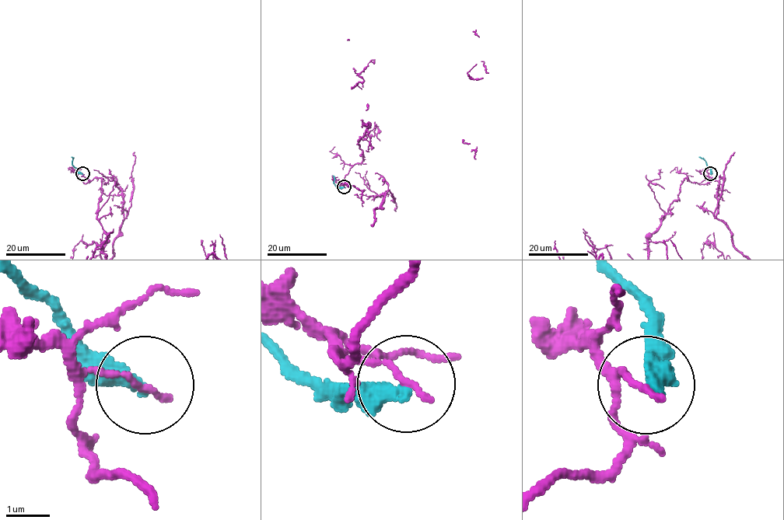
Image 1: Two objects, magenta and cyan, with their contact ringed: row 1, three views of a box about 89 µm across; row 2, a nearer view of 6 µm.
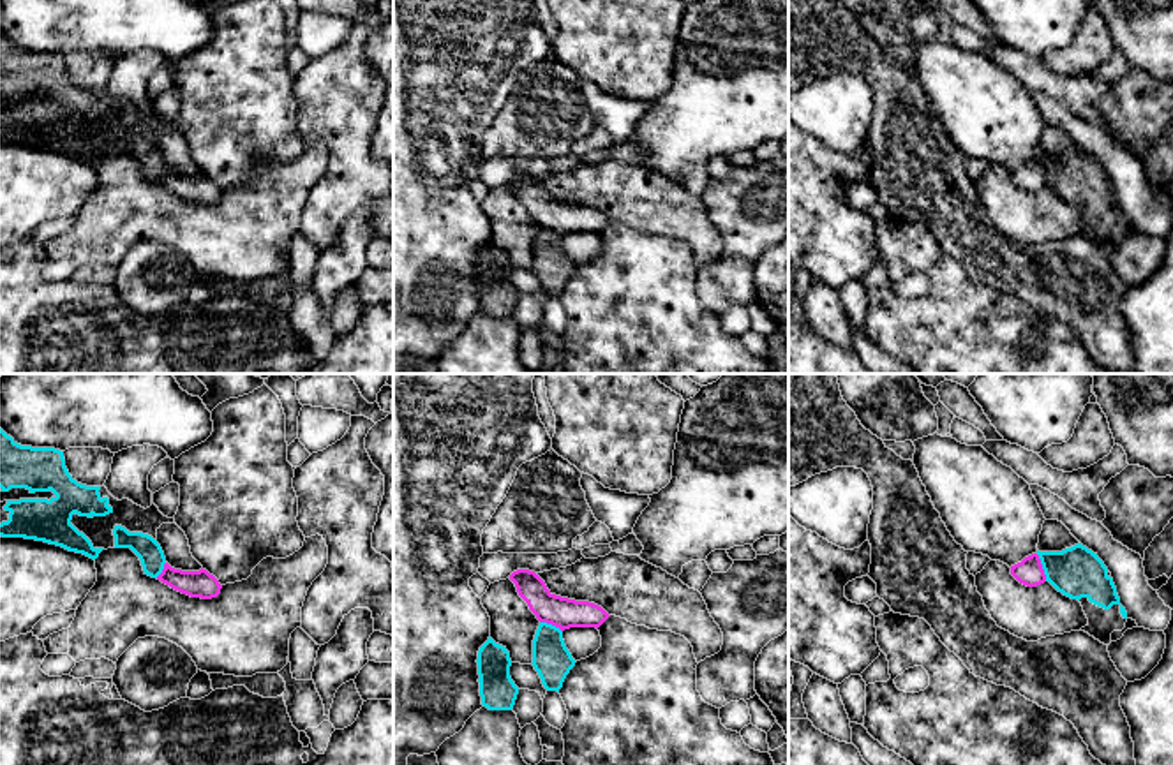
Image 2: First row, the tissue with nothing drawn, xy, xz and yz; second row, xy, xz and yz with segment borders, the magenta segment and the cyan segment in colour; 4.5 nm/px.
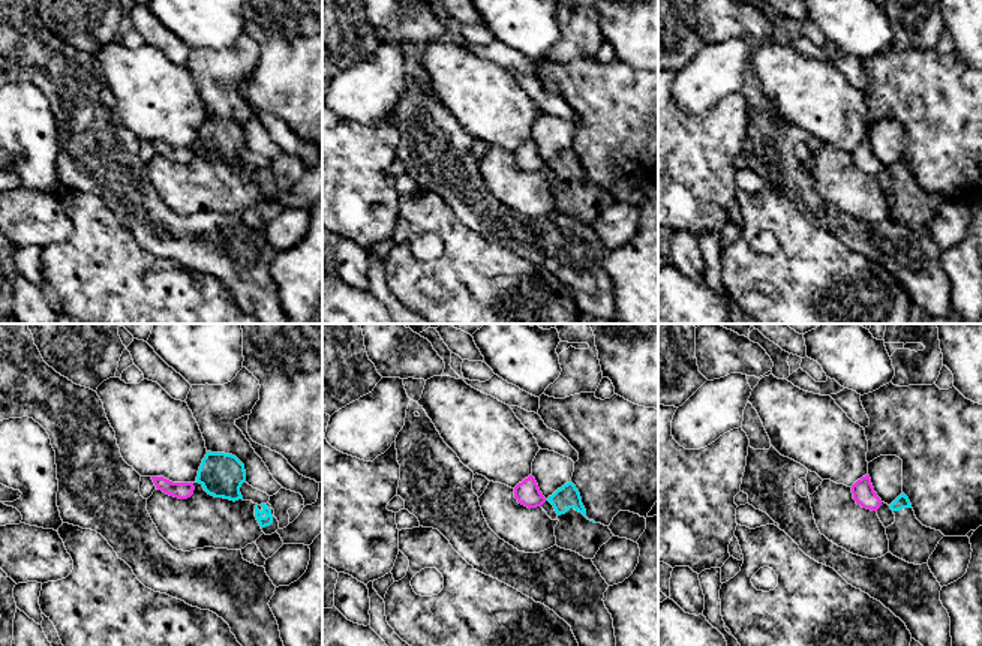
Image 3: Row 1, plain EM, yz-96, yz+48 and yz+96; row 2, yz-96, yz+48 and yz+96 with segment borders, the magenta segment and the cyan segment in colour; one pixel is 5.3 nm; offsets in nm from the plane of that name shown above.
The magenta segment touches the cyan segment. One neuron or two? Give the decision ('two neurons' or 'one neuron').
two neurons

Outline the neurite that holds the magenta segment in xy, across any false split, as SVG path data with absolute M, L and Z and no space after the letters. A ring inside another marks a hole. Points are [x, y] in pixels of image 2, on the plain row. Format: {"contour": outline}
{"contour": "M168 167L157 185L182 199L201 204L217 203L222 194L219 185L203 173L199 176L182 176L171 173Z"}

